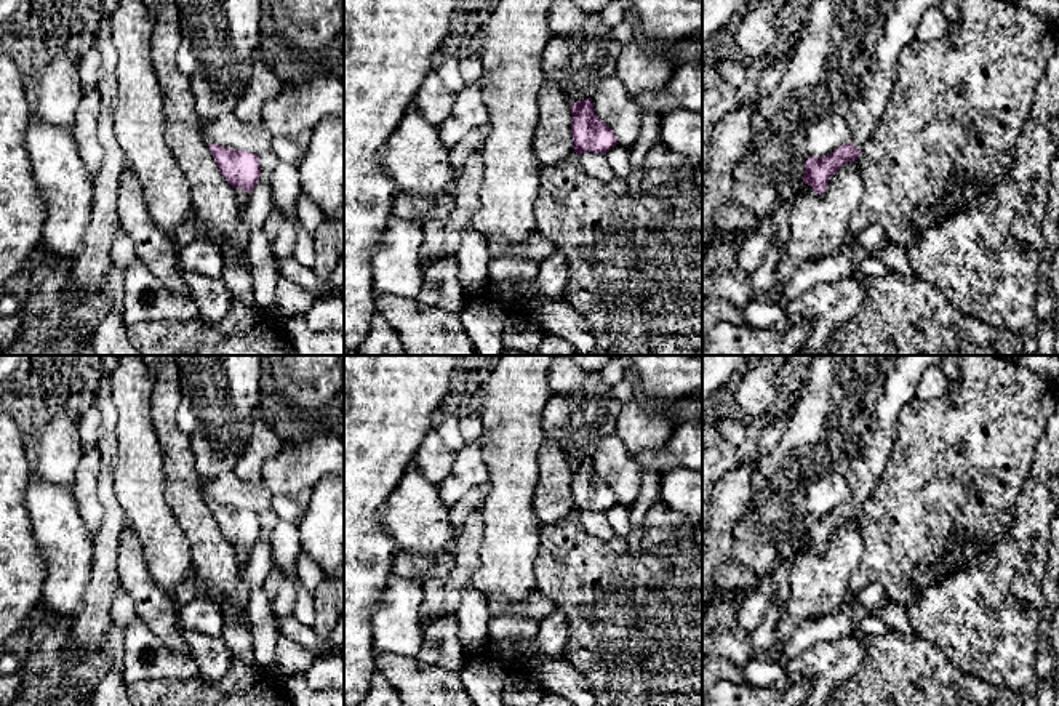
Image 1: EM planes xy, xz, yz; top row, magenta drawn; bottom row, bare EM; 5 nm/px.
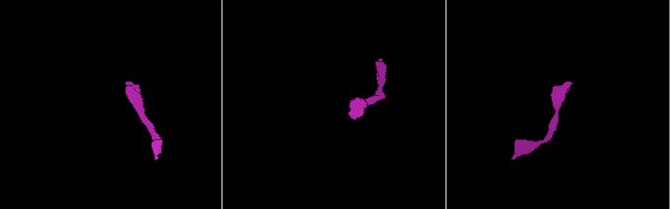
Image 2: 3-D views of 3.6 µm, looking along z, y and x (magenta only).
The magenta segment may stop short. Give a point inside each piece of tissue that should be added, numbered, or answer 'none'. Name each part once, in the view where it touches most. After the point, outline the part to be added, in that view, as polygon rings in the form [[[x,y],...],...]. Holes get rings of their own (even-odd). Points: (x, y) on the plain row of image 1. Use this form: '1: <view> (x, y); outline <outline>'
1: yz (875, 445); outline [[[899,355],[886,379],[869,429],[861,439],[849,472],[849,501],[859,509],[872,495],[889,458],[899,429],[902,408],[915,399],[918,383],[928,367],[941,365],[942,355]]]

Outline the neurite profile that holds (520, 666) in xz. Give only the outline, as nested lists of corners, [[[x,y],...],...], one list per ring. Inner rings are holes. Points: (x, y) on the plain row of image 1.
[[[534,637],[523,639],[518,644],[517,656],[510,661],[506,661],[504,664],[499,664],[499,666],[502,666],[504,671],[512,676],[510,679],[526,679],[526,680],[533,682],[531,661],[536,656],[536,653],[537,653],[537,648],[536,648],[536,644],[534,644]]]

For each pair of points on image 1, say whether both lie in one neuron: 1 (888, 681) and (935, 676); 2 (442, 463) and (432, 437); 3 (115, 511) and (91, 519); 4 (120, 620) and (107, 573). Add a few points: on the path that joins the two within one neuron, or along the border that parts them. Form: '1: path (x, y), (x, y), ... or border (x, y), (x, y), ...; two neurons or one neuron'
1: path (899, 681), (923, 681); one neuron
2: path (435, 457), (432, 444); one neuron
3: border (98, 479), (103, 524), (95, 535); two neurons
4: border (119, 585), (111, 602), (109, 626); two neurons

